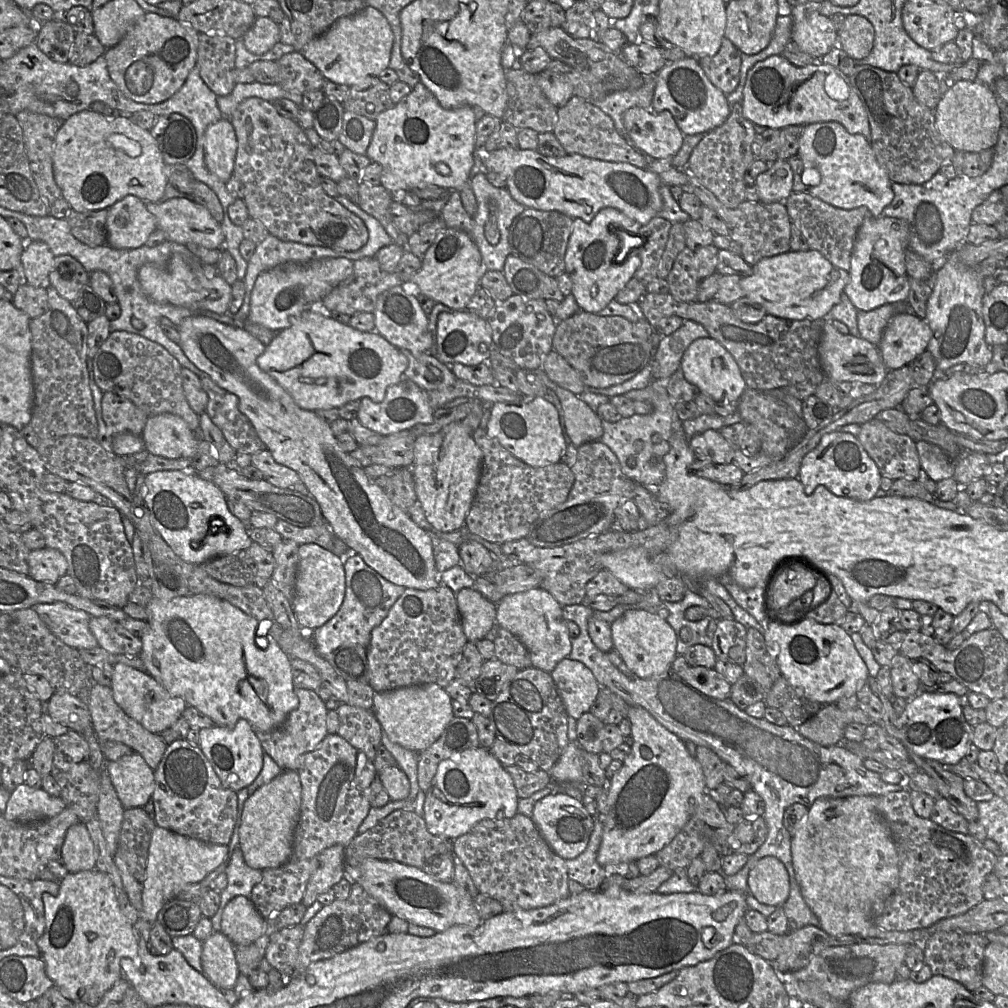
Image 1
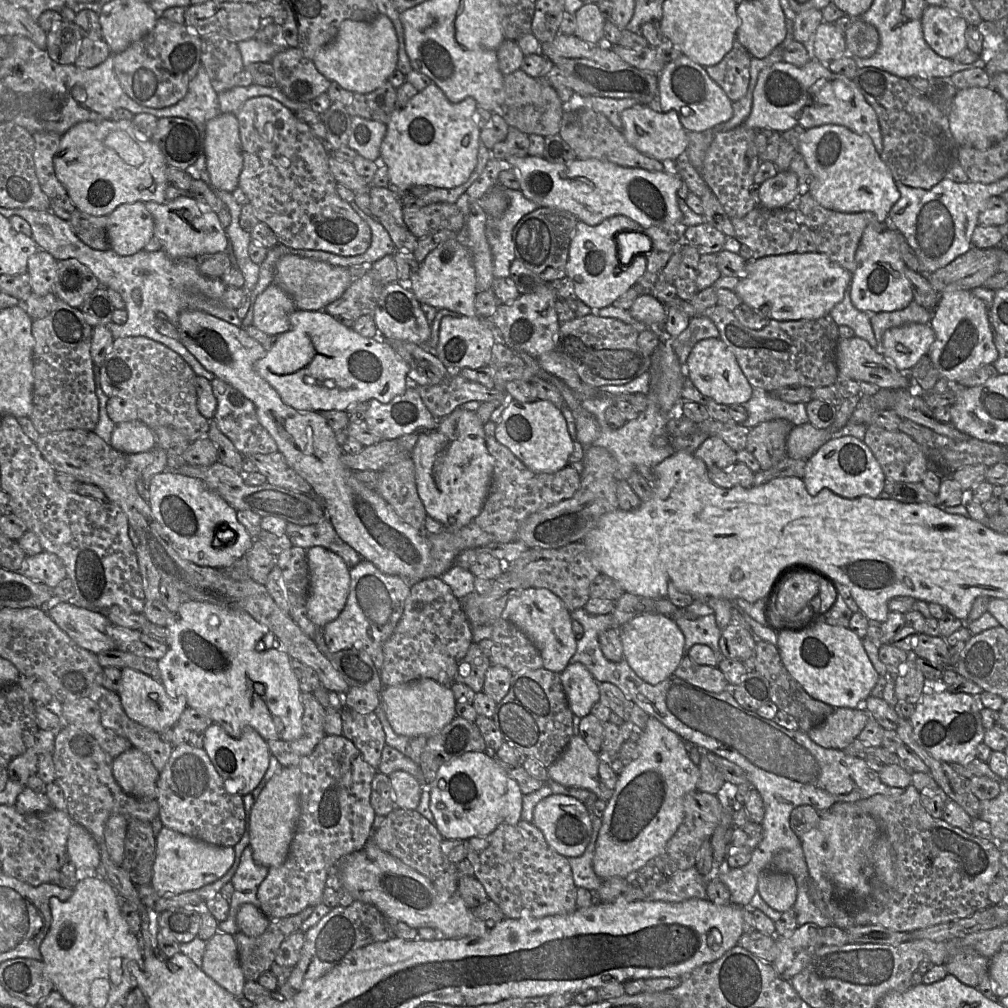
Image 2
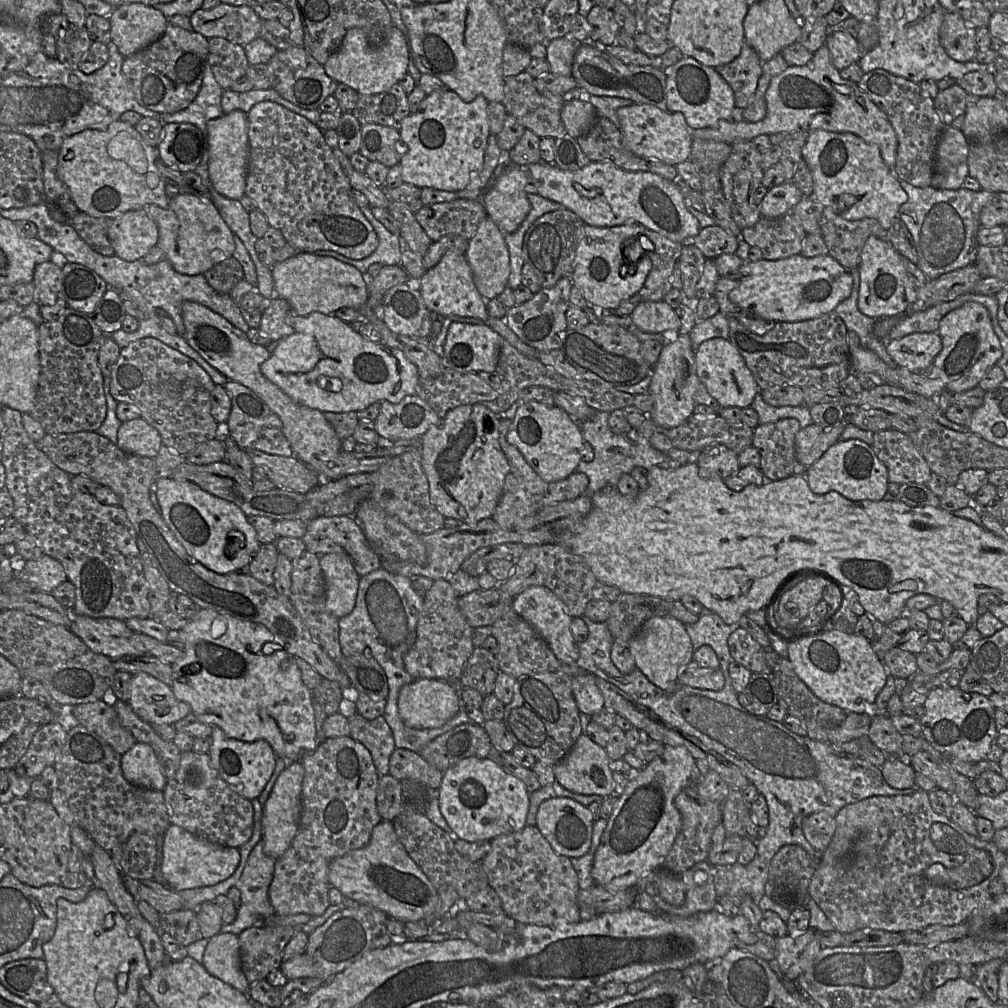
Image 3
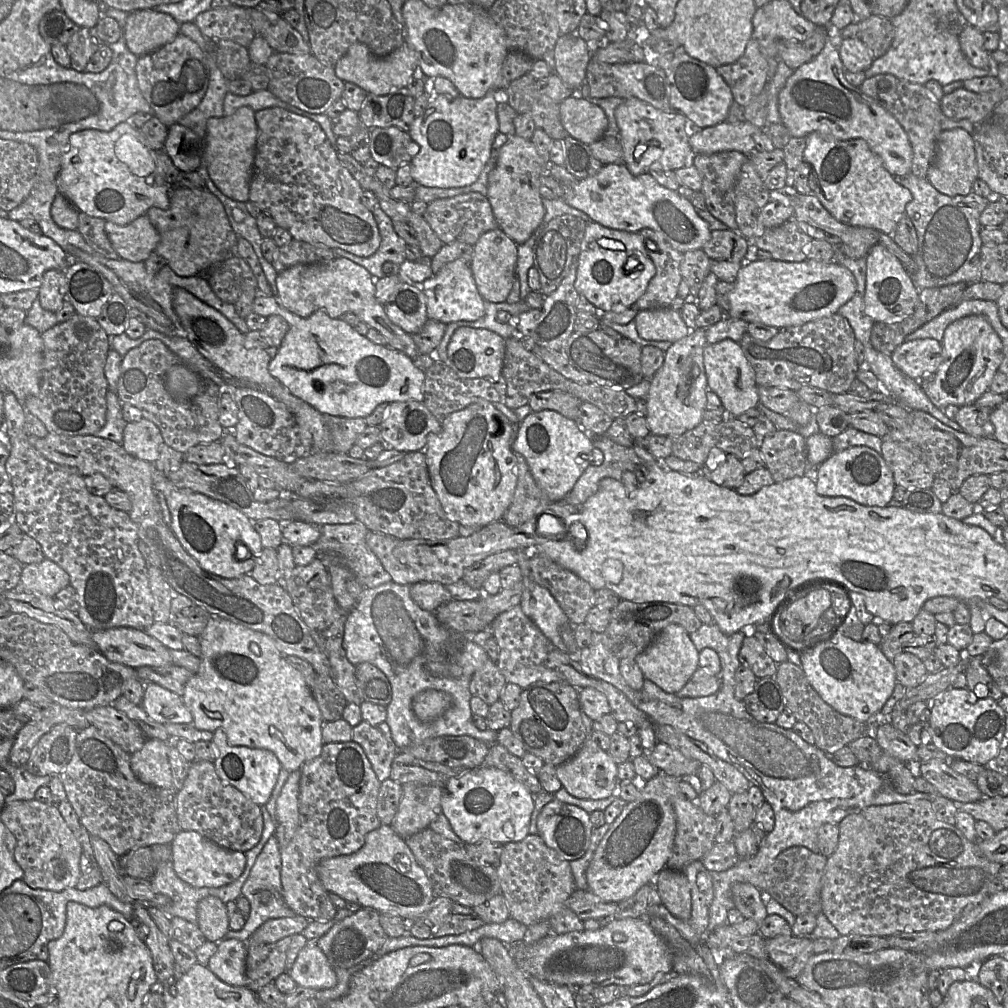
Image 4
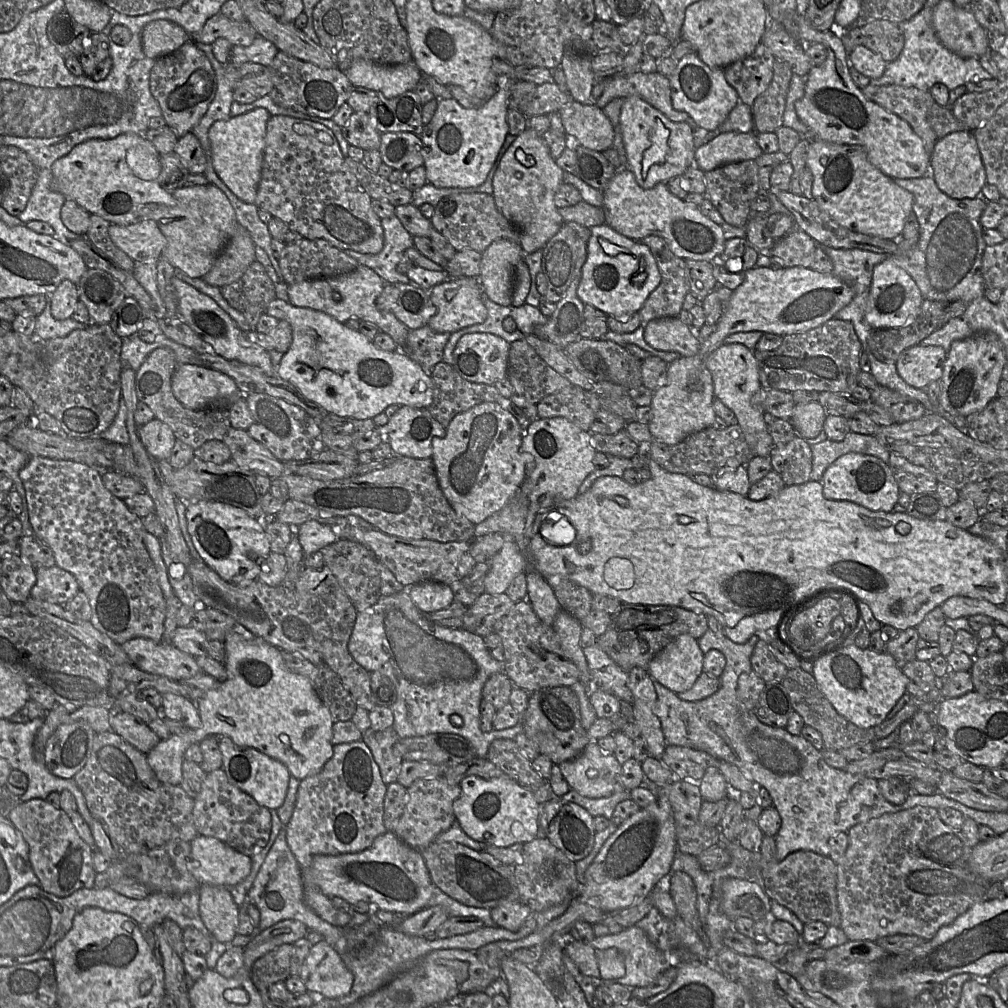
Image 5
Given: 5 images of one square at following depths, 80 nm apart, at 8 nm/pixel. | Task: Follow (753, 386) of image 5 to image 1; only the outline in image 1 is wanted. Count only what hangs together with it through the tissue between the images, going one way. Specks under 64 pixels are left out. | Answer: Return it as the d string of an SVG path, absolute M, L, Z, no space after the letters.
M712 338L695 340L685 351L680 365L685 379L716 404L737 404L748 388L735 359L718 341Z

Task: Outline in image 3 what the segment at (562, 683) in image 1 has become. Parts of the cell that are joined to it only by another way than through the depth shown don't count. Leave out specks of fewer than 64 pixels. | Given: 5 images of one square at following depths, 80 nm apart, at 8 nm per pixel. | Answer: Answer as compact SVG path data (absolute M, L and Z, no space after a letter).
M585 672L571 680L573 696L579 711L590 717L605 708L604 697L595 683L596 677Z

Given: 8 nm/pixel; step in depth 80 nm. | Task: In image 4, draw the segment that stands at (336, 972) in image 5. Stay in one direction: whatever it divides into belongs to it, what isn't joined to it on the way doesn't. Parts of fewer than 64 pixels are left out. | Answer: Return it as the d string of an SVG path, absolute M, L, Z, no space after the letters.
M308 941L286 972L297 985L306 988L324 990L338 984L335 968L313 941Z

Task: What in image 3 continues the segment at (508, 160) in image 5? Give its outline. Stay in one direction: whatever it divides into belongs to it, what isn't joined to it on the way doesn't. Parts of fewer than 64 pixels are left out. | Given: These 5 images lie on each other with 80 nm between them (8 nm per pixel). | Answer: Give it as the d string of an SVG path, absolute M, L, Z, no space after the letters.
M509 163L482 197L487 216L504 233L515 232L531 210L526 183L527 169Z

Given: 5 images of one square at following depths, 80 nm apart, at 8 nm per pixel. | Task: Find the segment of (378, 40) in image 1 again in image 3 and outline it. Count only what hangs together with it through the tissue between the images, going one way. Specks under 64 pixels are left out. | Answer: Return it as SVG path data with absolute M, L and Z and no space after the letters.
M393 26L386 40L373 45L367 33L361 28L349 29L339 48L334 51L323 65L326 74L337 83L343 83L361 95L377 94L398 84L400 78L407 73L410 61L410 49L406 36Z

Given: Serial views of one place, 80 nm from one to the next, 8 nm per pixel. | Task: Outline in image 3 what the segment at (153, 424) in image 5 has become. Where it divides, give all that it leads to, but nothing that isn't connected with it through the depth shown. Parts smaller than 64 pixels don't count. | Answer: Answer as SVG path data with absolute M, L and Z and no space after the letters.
M139 417L121 423L116 444L126 453L154 459L162 446L162 439L156 428Z

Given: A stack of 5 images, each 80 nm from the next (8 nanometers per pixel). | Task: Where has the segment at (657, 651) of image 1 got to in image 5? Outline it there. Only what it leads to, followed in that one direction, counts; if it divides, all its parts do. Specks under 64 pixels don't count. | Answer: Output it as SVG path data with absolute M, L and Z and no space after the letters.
M681 634L650 661L647 672L654 681L679 694L689 690L703 672L703 659L698 641Z

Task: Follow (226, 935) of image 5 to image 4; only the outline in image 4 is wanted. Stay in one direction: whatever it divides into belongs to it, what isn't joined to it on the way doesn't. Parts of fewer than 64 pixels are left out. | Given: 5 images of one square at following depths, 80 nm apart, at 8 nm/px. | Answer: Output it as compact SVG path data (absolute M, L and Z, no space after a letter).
M214 896L203 898L198 904L197 925L207 941L224 939L230 930L226 904Z

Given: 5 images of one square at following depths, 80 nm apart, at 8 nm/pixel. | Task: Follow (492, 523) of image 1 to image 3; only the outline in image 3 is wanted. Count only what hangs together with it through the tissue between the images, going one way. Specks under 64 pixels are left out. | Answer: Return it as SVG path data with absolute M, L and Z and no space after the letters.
M501 419L499 443L508 460L509 472L504 481L501 498L491 517L506 531L513 531L516 524L544 507L576 499L585 493L589 484L588 477L579 471L575 471L567 478L556 482L546 482L541 479L526 462L519 450L507 441L510 424L511 420Z

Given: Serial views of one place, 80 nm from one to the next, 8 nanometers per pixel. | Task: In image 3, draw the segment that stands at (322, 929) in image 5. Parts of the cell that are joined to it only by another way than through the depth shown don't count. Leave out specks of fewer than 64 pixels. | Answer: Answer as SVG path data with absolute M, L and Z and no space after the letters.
M261 841L253 847L242 875L235 885L241 895L237 917L230 924L223 923L221 932L238 936L247 928L266 926L265 921L275 915L268 895L275 863L274 858L263 852Z

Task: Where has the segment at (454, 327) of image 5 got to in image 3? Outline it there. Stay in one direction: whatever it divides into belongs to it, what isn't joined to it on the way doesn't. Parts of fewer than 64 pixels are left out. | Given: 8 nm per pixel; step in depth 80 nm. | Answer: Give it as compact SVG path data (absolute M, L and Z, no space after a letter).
M447 251L440 261L434 267L428 269L418 280L418 288L429 311L434 311L444 317L459 316L477 318L497 332L521 354L538 359L539 352L522 342L507 326L504 319L489 316L485 305L486 301L479 294L474 284L471 268L464 254L458 251Z

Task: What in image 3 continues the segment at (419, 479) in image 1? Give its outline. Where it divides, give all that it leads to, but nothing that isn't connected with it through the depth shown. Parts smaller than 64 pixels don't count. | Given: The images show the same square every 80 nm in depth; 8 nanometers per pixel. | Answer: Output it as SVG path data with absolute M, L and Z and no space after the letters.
M483 403L463 405L450 410L440 424L420 438L421 463L429 483L430 500L445 518L467 525L491 518L503 492L509 463L499 443L500 417Z

